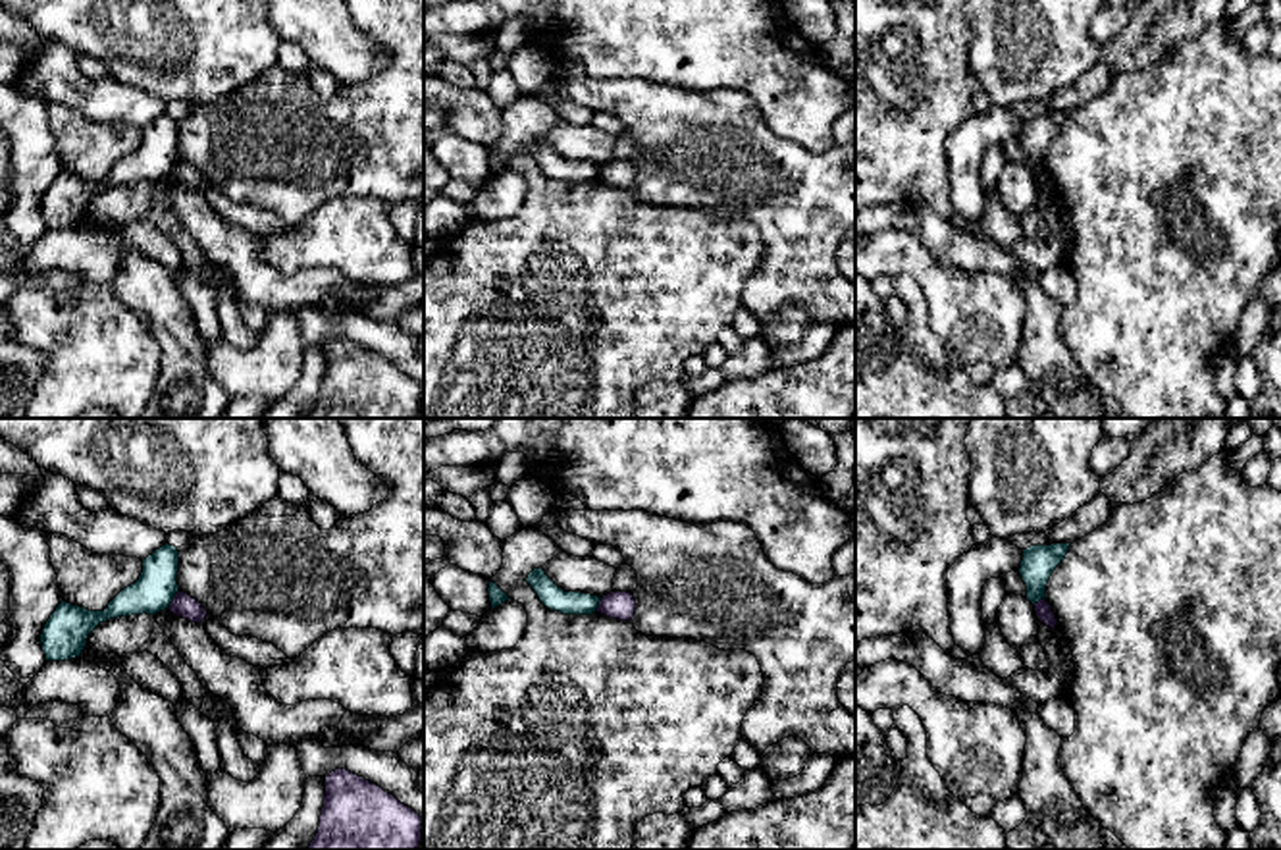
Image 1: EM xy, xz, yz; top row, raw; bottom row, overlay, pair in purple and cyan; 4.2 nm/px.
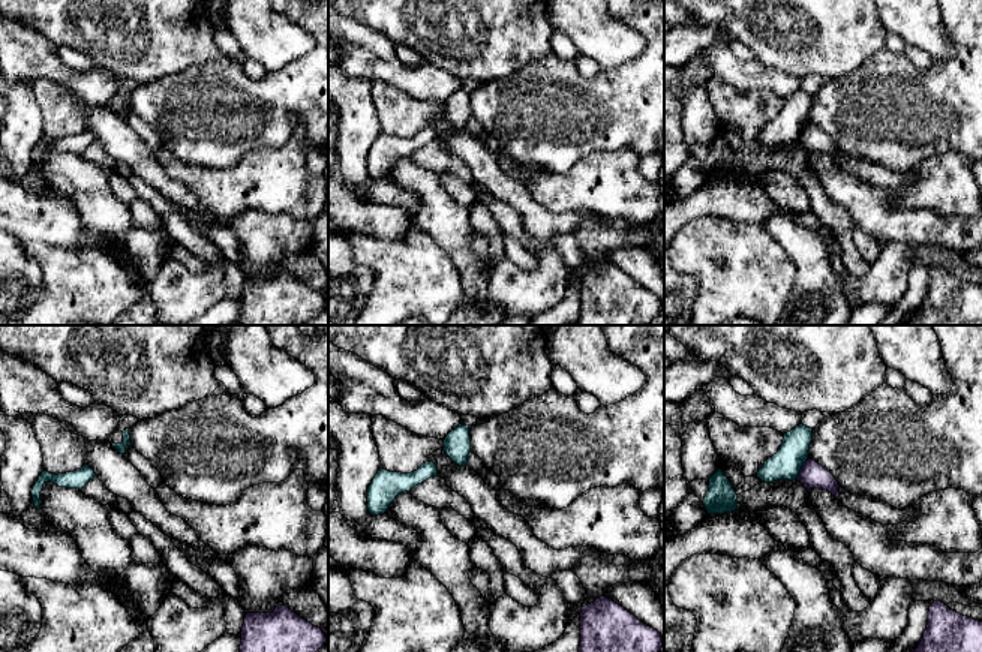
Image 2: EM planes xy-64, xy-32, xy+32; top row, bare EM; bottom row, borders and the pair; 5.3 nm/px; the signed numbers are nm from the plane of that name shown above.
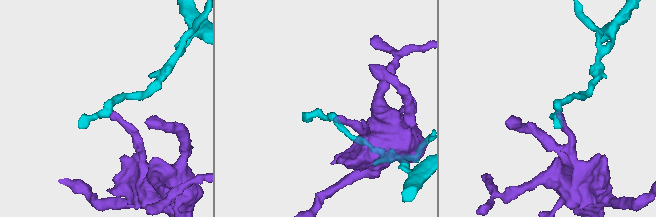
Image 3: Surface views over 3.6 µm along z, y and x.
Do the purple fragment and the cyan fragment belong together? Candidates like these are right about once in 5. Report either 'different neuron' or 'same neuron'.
different neuron

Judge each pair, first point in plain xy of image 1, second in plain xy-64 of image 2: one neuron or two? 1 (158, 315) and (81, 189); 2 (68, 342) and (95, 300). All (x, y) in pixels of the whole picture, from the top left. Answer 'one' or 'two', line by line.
1: one
2: one

